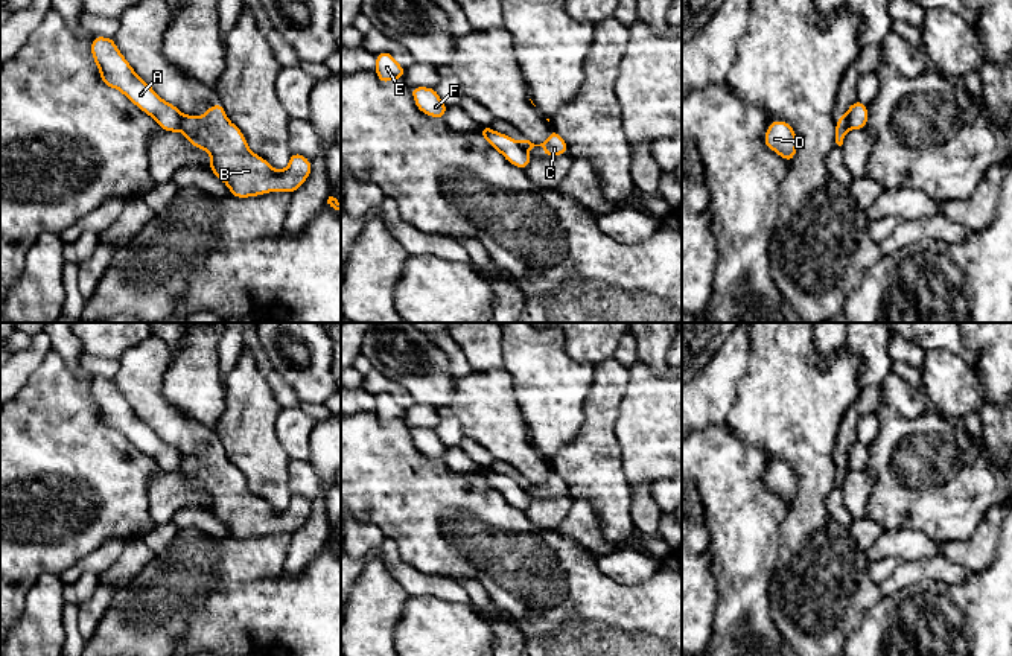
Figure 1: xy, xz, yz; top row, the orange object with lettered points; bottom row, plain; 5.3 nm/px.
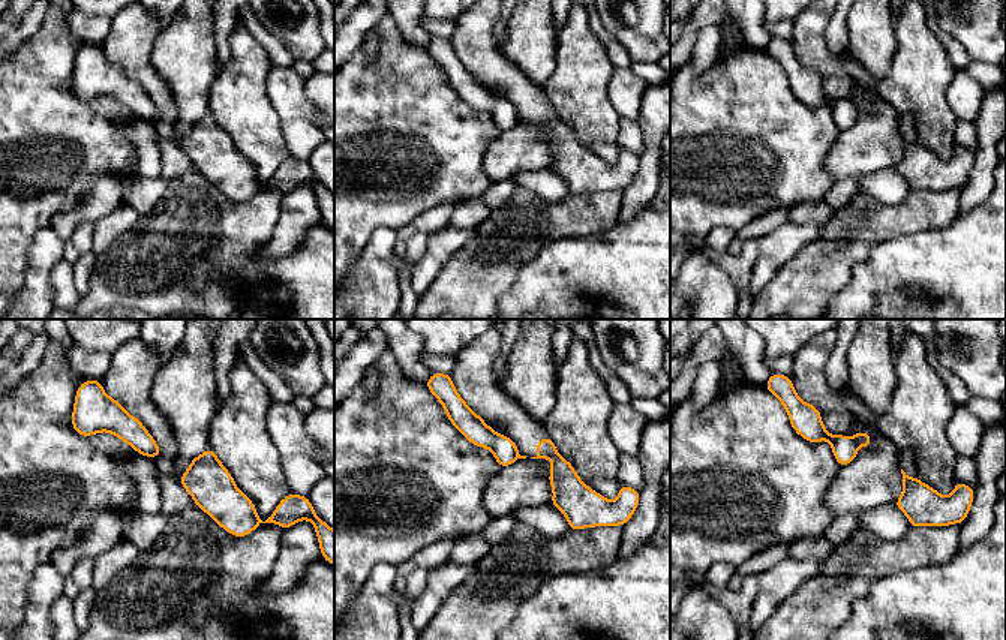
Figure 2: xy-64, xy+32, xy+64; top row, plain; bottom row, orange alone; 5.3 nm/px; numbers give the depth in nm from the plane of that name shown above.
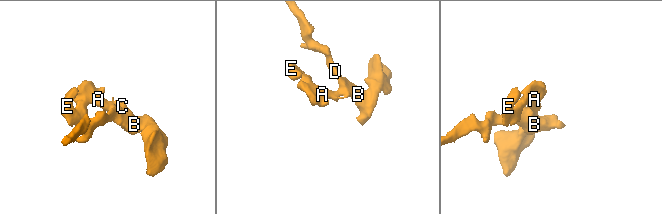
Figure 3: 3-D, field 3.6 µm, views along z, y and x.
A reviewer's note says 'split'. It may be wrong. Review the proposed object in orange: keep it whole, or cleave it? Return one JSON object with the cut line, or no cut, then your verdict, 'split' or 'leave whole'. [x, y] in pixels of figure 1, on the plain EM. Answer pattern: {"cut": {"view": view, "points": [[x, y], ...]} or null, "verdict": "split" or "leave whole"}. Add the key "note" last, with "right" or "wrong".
{"cut": {"view": "xy", "points": [[181, 455], [180, 466], [175, 471]]}, "verdict": "split", "note": "right"}

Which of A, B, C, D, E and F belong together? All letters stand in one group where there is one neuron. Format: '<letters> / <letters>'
A E F / B C D

